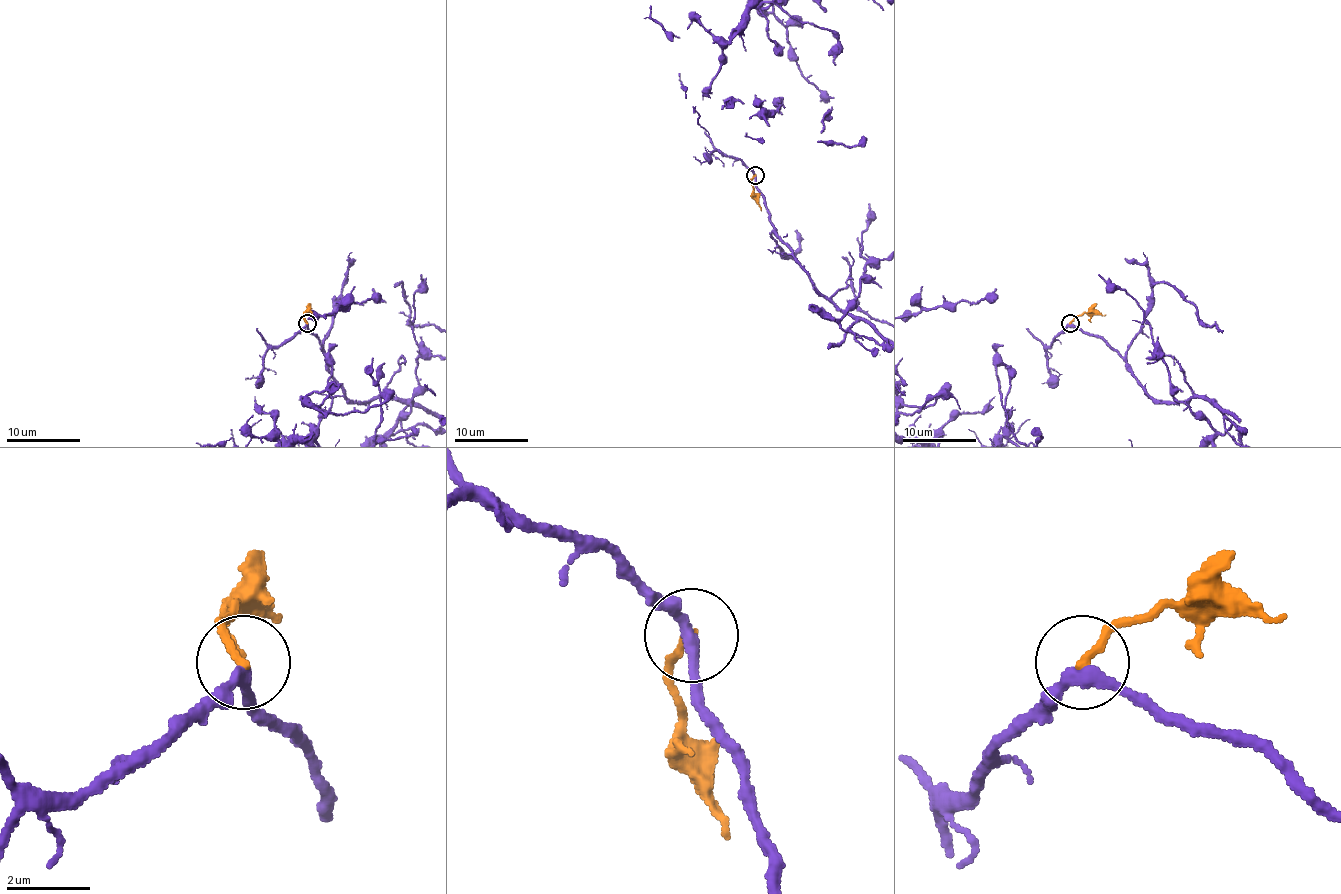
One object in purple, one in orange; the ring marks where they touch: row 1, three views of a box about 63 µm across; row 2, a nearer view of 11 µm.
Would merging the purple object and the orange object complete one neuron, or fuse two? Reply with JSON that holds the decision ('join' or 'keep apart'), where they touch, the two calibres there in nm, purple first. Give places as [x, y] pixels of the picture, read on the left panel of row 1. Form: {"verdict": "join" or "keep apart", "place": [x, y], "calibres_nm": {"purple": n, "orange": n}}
{"verdict": "keep apart", "place": [307, 323], "calibres_nm": {"purple": 300, "orange": 200}}

